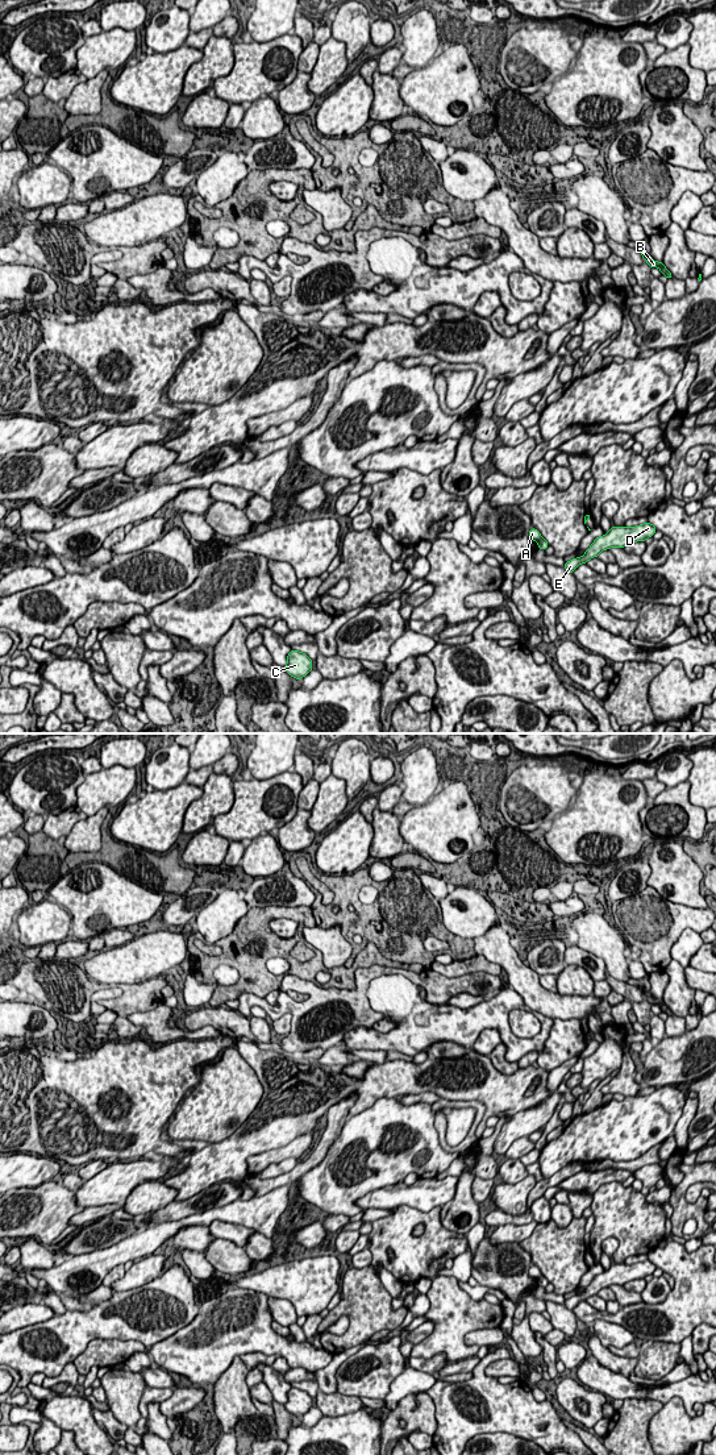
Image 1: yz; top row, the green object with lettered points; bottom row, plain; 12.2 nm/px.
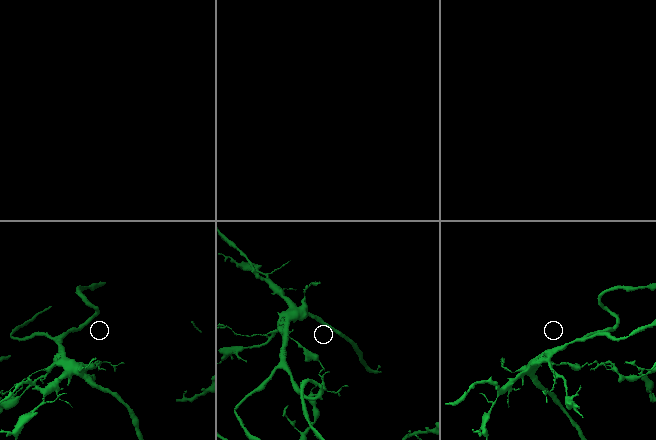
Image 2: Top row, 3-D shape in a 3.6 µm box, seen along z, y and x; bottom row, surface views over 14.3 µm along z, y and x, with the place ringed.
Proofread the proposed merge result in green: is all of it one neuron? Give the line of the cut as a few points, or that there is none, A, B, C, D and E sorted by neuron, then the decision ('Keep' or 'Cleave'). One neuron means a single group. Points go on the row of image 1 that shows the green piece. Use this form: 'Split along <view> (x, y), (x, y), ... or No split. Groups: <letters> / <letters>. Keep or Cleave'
Split along yz (541, 537), (537, 540). Groups: A B C / D E. Cleave

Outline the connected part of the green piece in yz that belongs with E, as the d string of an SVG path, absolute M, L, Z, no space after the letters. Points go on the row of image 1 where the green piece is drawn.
M649 521L632 528L615 525L608 533L596 537L582 557L565 562L565 569L569 573L574 573L580 564L586 564L588 560L598 557L600 552L613 546L624 548L636 541L645 541L646 539L653 537L655 532L655 527Z

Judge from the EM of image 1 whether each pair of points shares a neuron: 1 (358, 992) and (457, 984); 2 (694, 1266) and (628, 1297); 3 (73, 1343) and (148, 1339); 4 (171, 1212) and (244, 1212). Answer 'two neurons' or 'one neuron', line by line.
1: one neuron
2: two neurons
3: one neuron
4: two neurons

